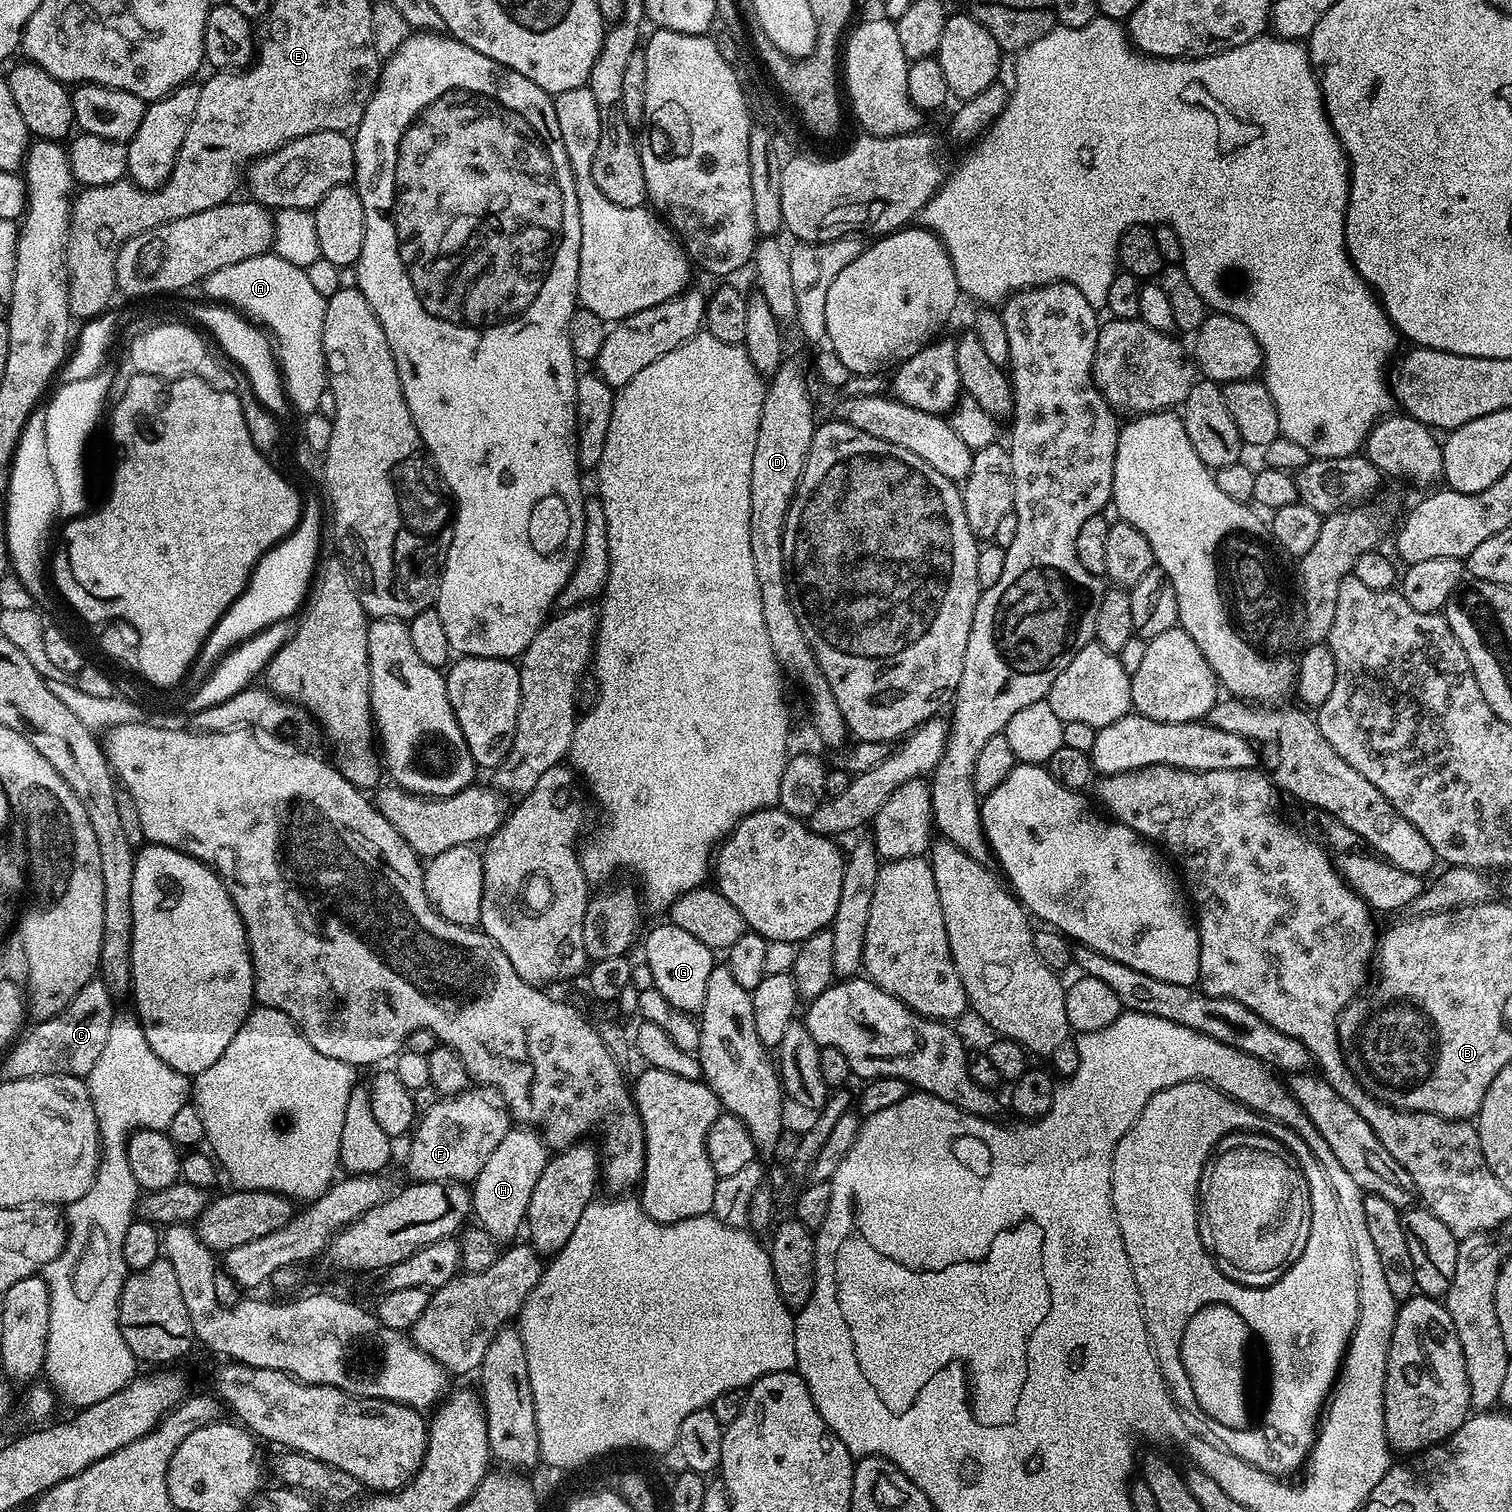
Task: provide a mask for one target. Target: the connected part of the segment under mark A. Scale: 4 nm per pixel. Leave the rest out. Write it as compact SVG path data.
M269 250L257 256L250 256L242 262L222 266L222 270L214 270L209 276L199 281L198 288L208 295L205 297L209 301L231 306L247 316L249 320L267 329L271 343L274 345L274 355L282 373L284 391L289 405L293 409L297 408L300 414L307 414L316 411L318 394L326 390L326 369L320 362L300 364L300 280L302 284L302 270L298 265L286 262L286 258L278 257L274 251Z

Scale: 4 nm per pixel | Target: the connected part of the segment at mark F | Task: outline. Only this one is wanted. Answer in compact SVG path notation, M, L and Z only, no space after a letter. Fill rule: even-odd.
M465 1090L456 1096L445 1096L430 1106L430 1110L419 1117L414 1131L411 1133L410 1141L412 1145L408 1148L408 1172L411 1179L416 1182L425 1180L435 1180L437 1182L471 1182L476 1179L476 1175L486 1166L486 1158L494 1154L498 1147L498 1142L506 1138L510 1127L510 1117L499 1103L491 1104L485 1093Z

